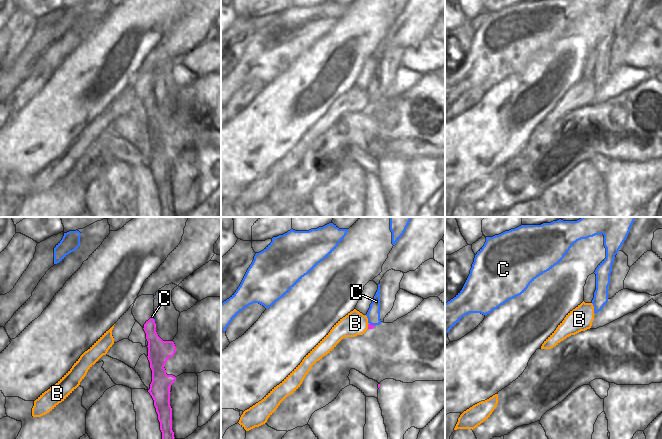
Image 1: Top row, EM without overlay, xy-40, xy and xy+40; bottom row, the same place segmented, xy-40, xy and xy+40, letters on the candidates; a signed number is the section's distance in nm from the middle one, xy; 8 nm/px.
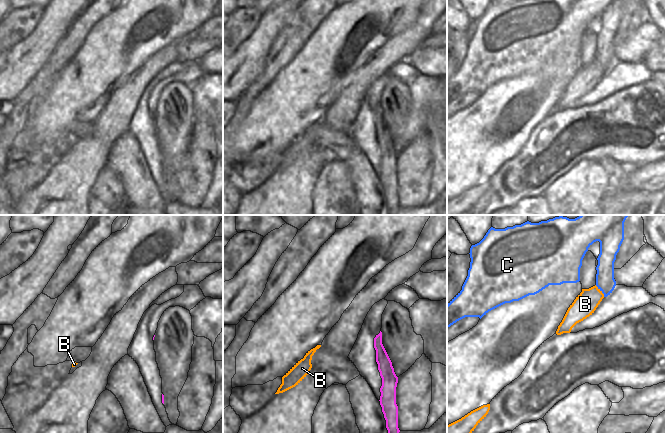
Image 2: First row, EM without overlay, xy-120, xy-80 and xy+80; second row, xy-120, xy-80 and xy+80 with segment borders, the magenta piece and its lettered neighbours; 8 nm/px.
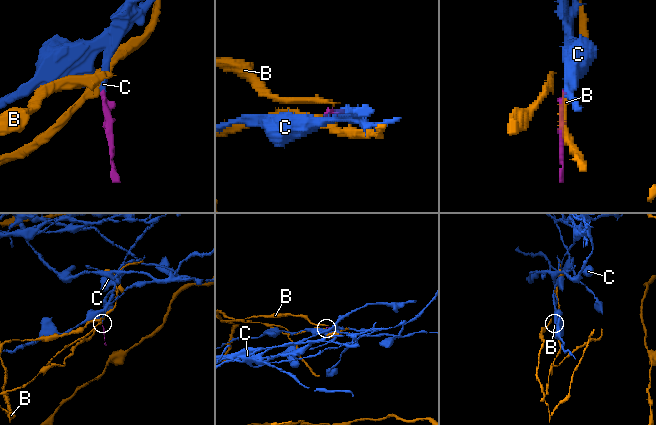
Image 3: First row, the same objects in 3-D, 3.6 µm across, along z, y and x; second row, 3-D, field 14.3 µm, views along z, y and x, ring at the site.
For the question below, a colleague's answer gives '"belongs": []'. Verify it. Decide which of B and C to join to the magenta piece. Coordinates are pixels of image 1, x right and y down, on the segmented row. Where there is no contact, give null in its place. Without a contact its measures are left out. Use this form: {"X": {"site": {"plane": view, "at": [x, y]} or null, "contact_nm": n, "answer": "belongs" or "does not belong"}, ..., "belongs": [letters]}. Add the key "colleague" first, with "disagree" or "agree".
{"colleague": "agree", "B": {"site": {"plane": "xy", "at": [368, 326]}, "contact_nm": 50, "answer": "does not belong"}, "C": {"site": {"plane": "xy", "at": [372, 325]}, "contact_nm": 60, "answer": "does not belong"}, "belongs": []}

